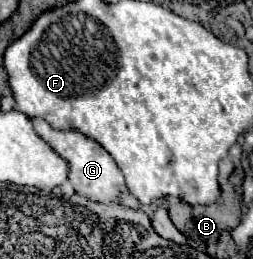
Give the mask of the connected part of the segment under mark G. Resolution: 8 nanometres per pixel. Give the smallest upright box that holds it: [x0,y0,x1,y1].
[33,117,125,201]

